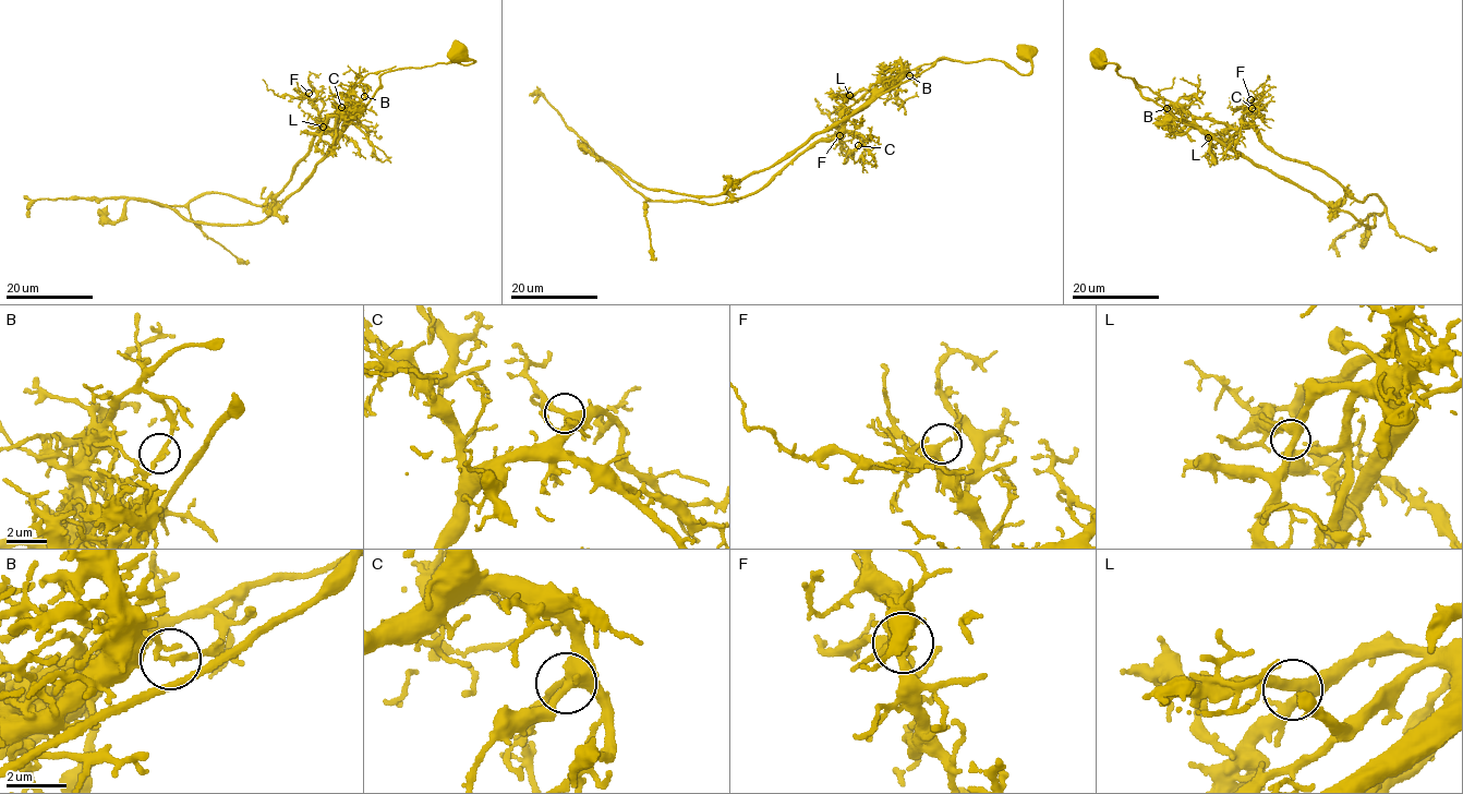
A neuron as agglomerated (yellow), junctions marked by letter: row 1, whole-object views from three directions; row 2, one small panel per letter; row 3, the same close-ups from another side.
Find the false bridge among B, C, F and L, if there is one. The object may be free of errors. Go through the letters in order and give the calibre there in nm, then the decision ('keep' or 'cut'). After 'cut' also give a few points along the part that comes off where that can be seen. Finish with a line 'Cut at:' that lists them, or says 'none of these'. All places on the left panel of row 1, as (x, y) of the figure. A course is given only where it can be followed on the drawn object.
B: 150 nm thick; cut; foreign part runs (364, 96), (365, 86), (355, 83), (266, 205), (216, 193), (182, 205), (73, 196), (40, 199), (26, 217)
C: 280 nm thick; keep
F: 280 nm thick; keep
L: 360 nm thick; keep
Cut at: B

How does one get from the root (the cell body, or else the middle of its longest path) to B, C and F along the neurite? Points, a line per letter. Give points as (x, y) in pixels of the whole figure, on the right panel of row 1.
B: (1099, 59), (1121, 67), (1116, 70), (1119, 75), (1149, 87), (1167, 107)
C: (1099, 59), (1121, 67), (1119, 75), (1134, 79), (1196, 118), (1238, 128), (1252, 108)
F: (1099, 59), (1121, 67), (1119, 75), (1134, 79), (1194, 117), (1233, 128), (1252, 123), (1250, 99)

